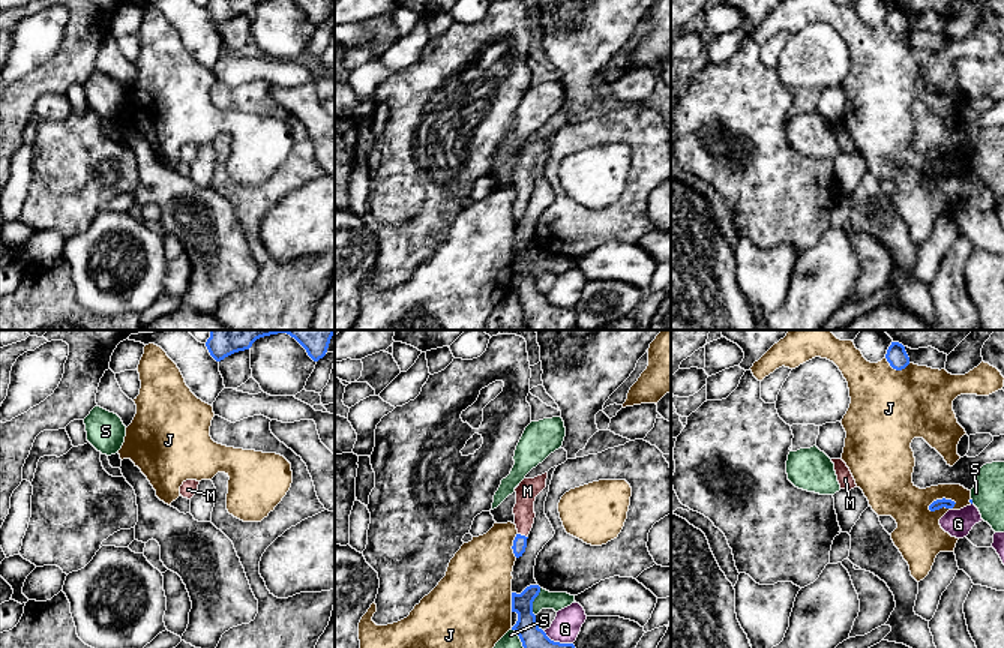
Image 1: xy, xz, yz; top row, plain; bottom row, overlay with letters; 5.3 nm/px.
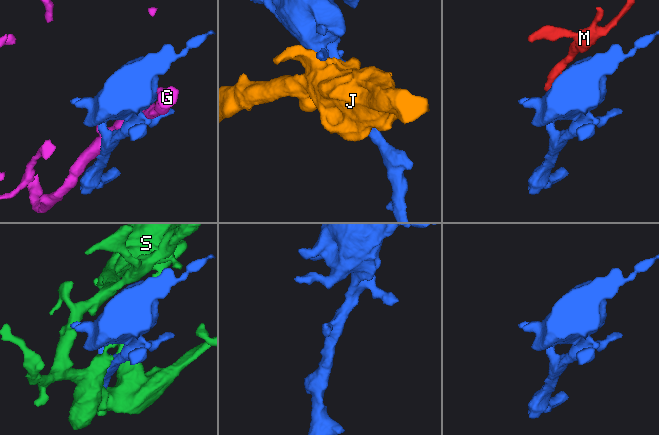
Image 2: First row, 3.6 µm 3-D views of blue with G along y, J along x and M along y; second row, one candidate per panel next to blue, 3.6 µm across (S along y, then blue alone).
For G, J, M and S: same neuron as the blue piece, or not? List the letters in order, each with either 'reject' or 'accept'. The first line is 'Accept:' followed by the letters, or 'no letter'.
Accept: M
G: reject
J: reject
M: accept
S: reject

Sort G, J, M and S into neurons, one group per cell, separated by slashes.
G / J / M / S

